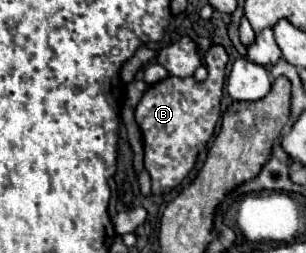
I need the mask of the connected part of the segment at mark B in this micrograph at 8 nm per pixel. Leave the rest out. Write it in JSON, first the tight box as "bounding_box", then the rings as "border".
{"bounding_box":[135,45,227,195],"border":[[[211,45],[205,53],[205,67],[209,71],[205,81],[197,81],[195,77],[165,77],[163,81],[151,85],[147,93],[143,95],[141,103],[135,109],[135,119],[143,135],[143,149],[145,149],[145,169],[151,175],[153,193],[163,195],[171,193],[195,167],[197,155],[205,149],[207,141],[213,137],[217,119],[221,115],[221,95],[223,95],[223,83],[225,83],[225,67],[227,67],[227,51],[223,45]]]}

